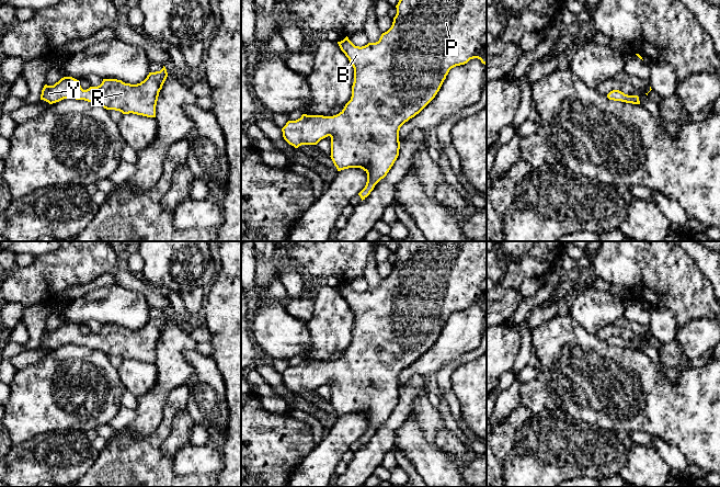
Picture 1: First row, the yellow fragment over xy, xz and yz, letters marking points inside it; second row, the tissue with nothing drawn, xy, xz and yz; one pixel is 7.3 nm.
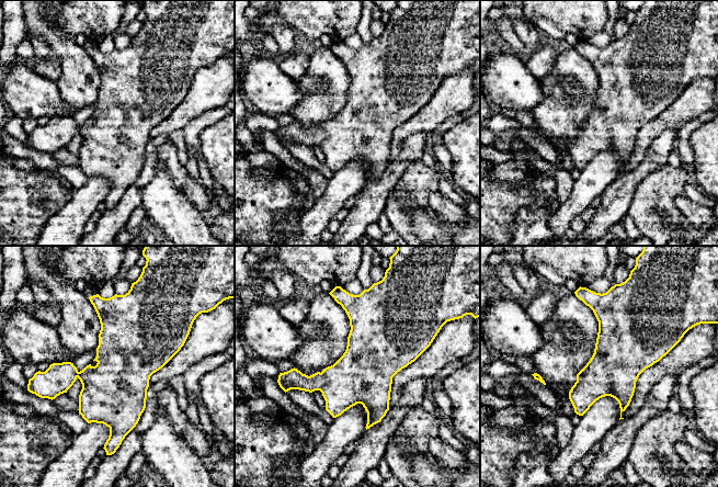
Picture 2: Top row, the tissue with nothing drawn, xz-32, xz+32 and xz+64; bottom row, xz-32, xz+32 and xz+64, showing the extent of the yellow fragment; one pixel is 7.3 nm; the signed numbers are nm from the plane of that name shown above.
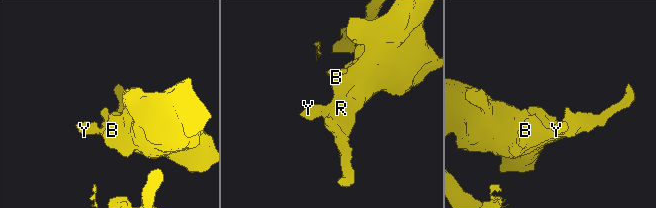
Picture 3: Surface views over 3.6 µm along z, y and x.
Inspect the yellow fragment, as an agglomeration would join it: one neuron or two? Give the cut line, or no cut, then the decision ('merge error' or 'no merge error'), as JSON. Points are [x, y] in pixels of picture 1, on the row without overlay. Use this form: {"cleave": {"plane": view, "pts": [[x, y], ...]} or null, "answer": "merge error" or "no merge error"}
{"cleave": null, "answer": "no merge error"}

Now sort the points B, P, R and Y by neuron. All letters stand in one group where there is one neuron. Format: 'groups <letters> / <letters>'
groups B P R Y

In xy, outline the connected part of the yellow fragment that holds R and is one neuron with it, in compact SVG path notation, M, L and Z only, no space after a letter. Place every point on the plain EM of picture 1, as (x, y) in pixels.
M163 312L160 317L149 318L147 324L137 330L125 329L117 325L103 325L100 331L87 336L81 333L79 326L64 322L54 331L45 330L41 346L49 350L64 344L84 346L123 360L156 363L159 338L167 322L168 318Z

